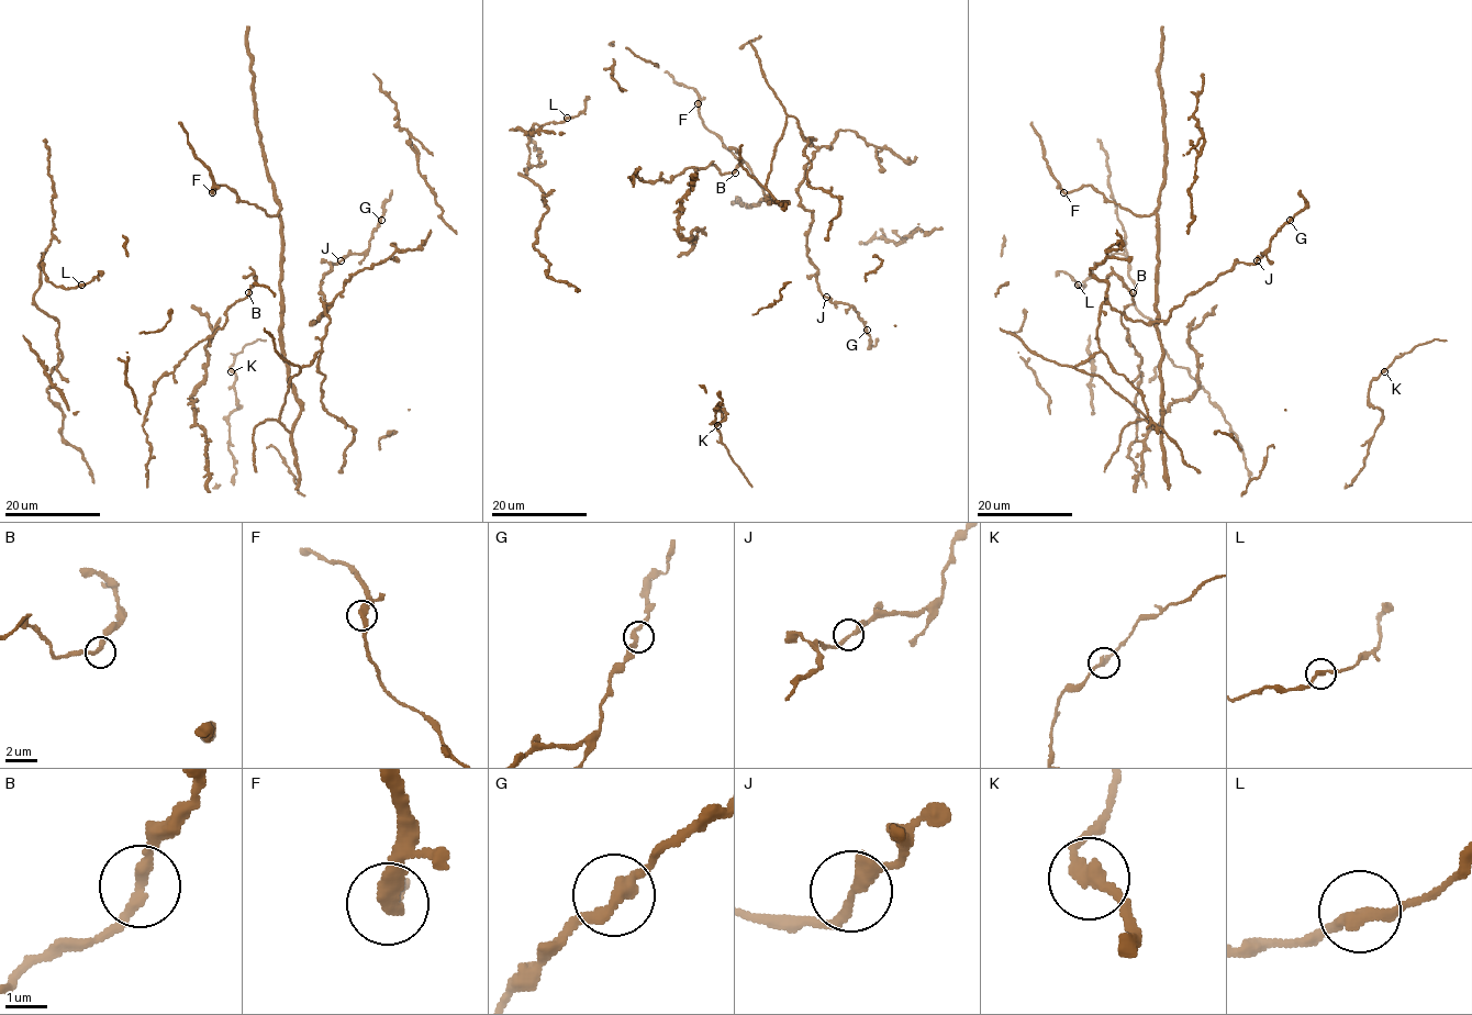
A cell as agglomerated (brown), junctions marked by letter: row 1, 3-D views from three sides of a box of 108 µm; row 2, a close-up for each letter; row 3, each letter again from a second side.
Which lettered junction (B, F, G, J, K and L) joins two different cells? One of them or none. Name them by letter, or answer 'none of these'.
K

